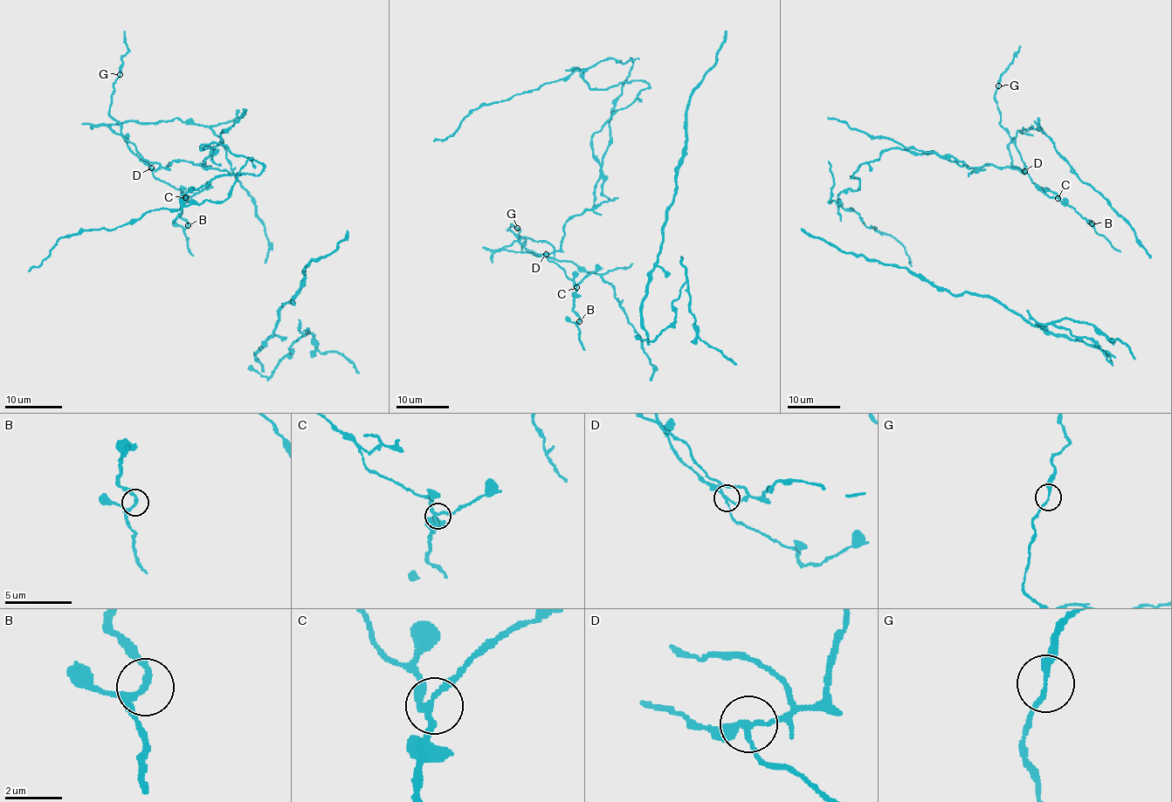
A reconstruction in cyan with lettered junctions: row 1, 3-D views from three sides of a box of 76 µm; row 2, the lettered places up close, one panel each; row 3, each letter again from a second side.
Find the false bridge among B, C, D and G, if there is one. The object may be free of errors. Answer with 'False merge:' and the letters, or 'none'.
False merge: D

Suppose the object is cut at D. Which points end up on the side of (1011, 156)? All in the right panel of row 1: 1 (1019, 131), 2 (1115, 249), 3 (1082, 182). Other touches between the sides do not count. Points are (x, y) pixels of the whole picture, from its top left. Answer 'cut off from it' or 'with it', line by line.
1: with it
2: cut off from it
3: with it

